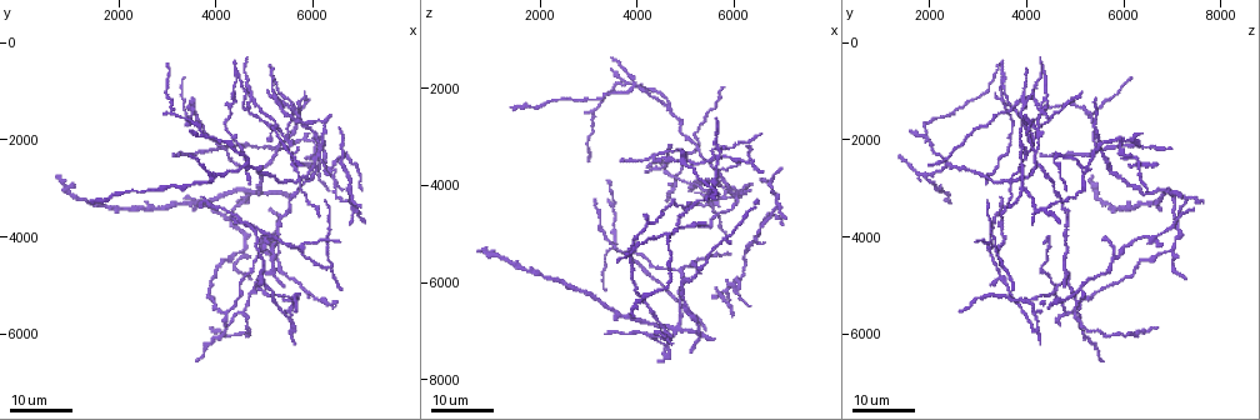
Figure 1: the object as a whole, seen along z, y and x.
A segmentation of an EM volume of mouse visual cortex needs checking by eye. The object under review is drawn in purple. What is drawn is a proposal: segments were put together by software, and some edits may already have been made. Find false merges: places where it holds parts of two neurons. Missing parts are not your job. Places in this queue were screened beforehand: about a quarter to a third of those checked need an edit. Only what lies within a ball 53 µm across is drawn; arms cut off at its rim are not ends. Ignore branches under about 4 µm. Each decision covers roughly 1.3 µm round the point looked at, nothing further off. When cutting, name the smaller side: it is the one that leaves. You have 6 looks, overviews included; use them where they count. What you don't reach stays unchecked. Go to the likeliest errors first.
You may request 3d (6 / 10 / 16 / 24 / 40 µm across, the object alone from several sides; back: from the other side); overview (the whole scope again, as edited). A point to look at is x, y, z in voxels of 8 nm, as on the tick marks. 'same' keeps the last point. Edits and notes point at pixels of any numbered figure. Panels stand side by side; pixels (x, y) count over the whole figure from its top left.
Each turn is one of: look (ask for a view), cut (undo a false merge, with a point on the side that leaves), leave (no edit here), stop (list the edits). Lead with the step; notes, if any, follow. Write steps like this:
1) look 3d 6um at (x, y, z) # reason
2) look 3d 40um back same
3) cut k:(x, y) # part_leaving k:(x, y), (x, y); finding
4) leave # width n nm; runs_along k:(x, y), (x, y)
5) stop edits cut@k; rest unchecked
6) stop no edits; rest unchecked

look 3d 24um at (5700, 2800, 3700) # looks like a crossing

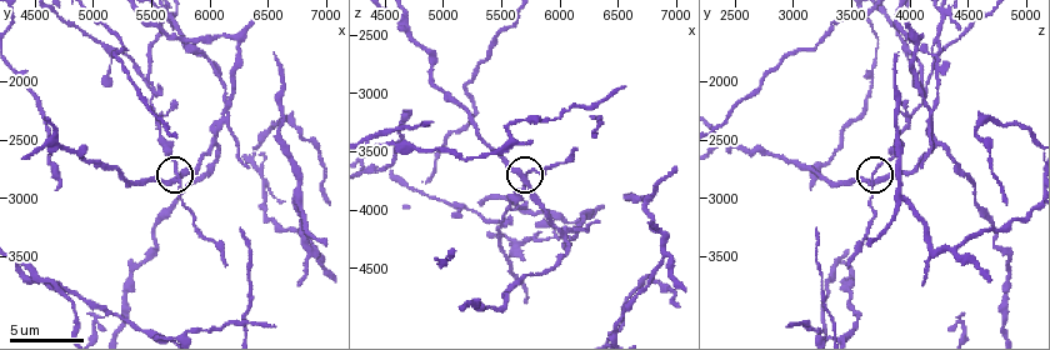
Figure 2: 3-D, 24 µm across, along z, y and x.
look 3d 10um at (5720, 2760, 3700)

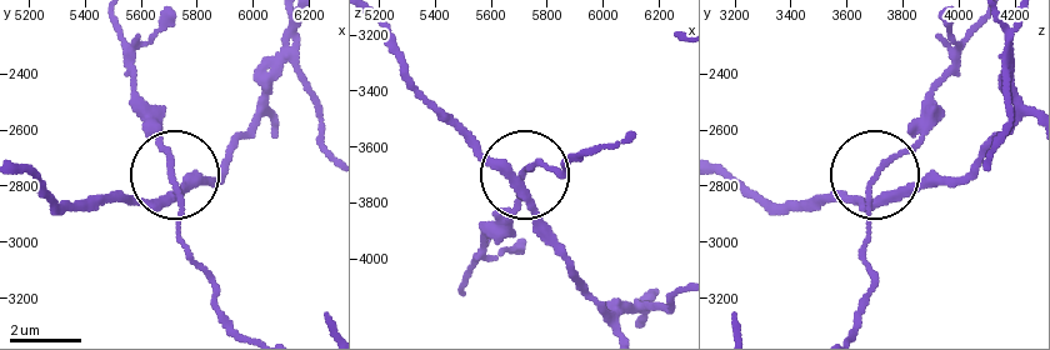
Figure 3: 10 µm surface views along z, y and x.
look 3d 6um at (5710, 2760, 3700)

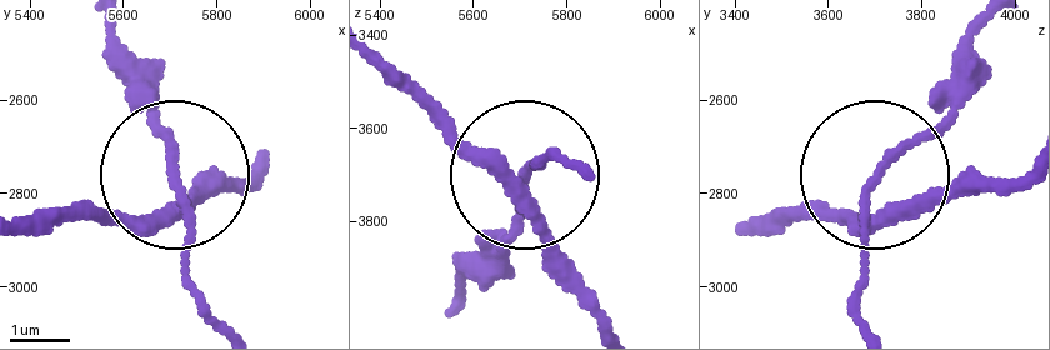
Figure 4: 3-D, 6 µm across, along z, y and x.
leave # width 200 nm; one neuron here

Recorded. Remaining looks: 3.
look 3d 16um at (6160, 2200, 4180) # small branch off a trunk

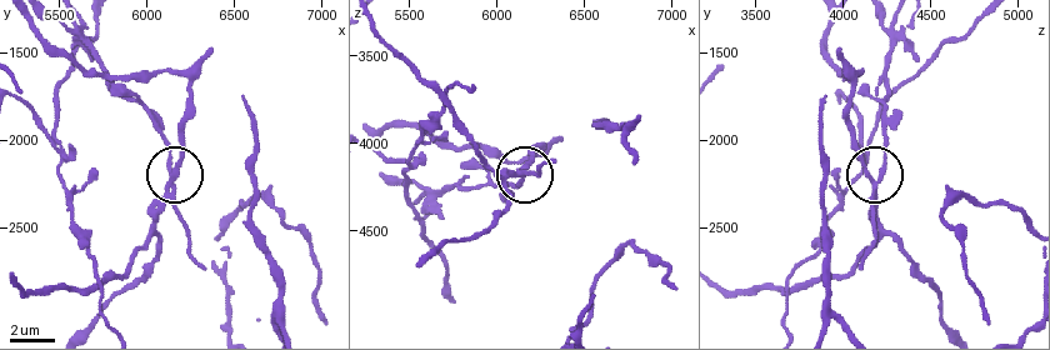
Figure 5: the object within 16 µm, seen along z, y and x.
cut 5:(184, 224) # width 210 nm; part_leaving 5:(174, 193), (151, 116), (56, 21); a second neuron is stuck on

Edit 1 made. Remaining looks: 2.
stop edits cut@5; rest unchecked

